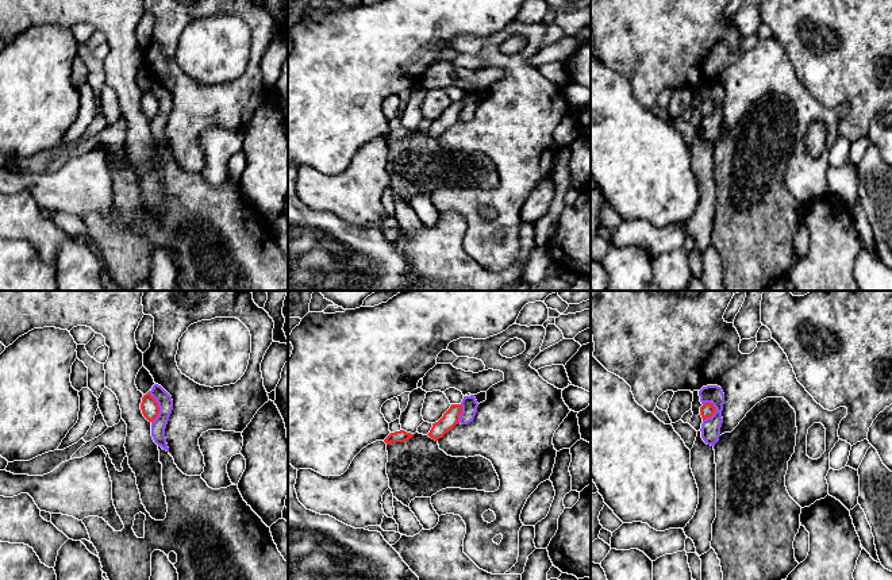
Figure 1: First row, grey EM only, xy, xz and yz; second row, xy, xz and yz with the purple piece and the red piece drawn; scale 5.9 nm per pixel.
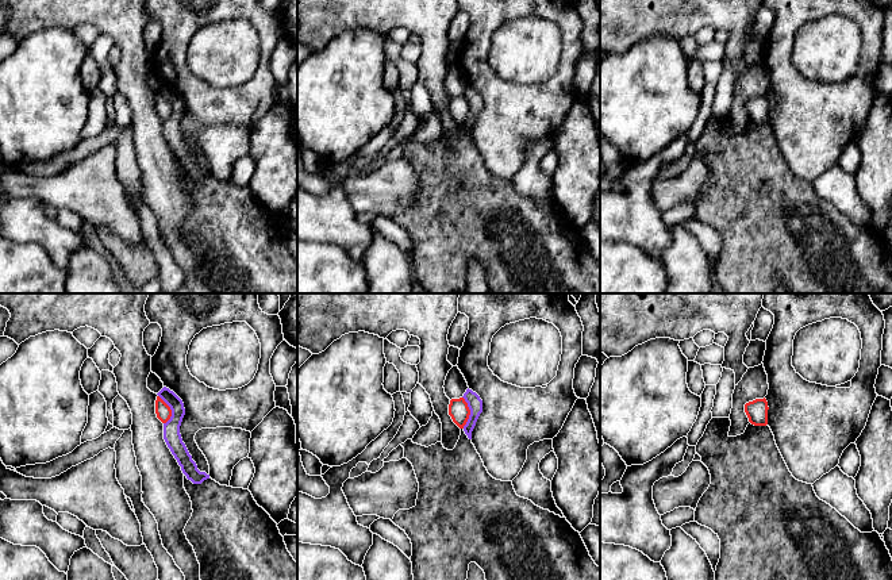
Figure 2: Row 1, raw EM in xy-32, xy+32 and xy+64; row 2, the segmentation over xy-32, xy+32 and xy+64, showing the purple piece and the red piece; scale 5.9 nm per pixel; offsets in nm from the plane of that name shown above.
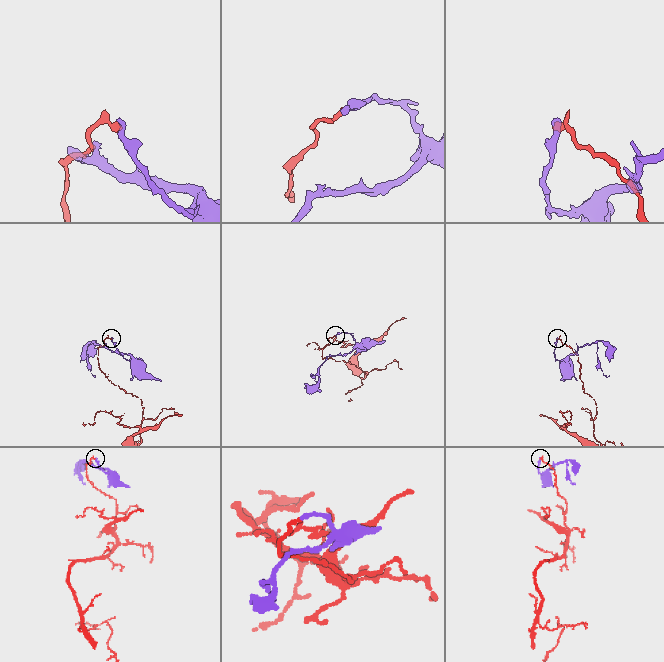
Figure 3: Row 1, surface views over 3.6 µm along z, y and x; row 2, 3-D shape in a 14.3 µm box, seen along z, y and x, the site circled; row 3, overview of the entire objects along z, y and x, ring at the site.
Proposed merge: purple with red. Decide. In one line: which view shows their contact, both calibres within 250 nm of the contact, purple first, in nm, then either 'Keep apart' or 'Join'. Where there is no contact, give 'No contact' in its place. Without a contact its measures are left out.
Touches purple in yz. Thickness 110 nm (purple) against 90 nm. Keep apart

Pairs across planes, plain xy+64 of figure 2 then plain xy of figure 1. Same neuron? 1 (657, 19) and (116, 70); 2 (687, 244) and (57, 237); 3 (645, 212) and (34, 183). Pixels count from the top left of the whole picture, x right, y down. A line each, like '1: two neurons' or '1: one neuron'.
1: one neuron
2: two neurons
3: two neurons

